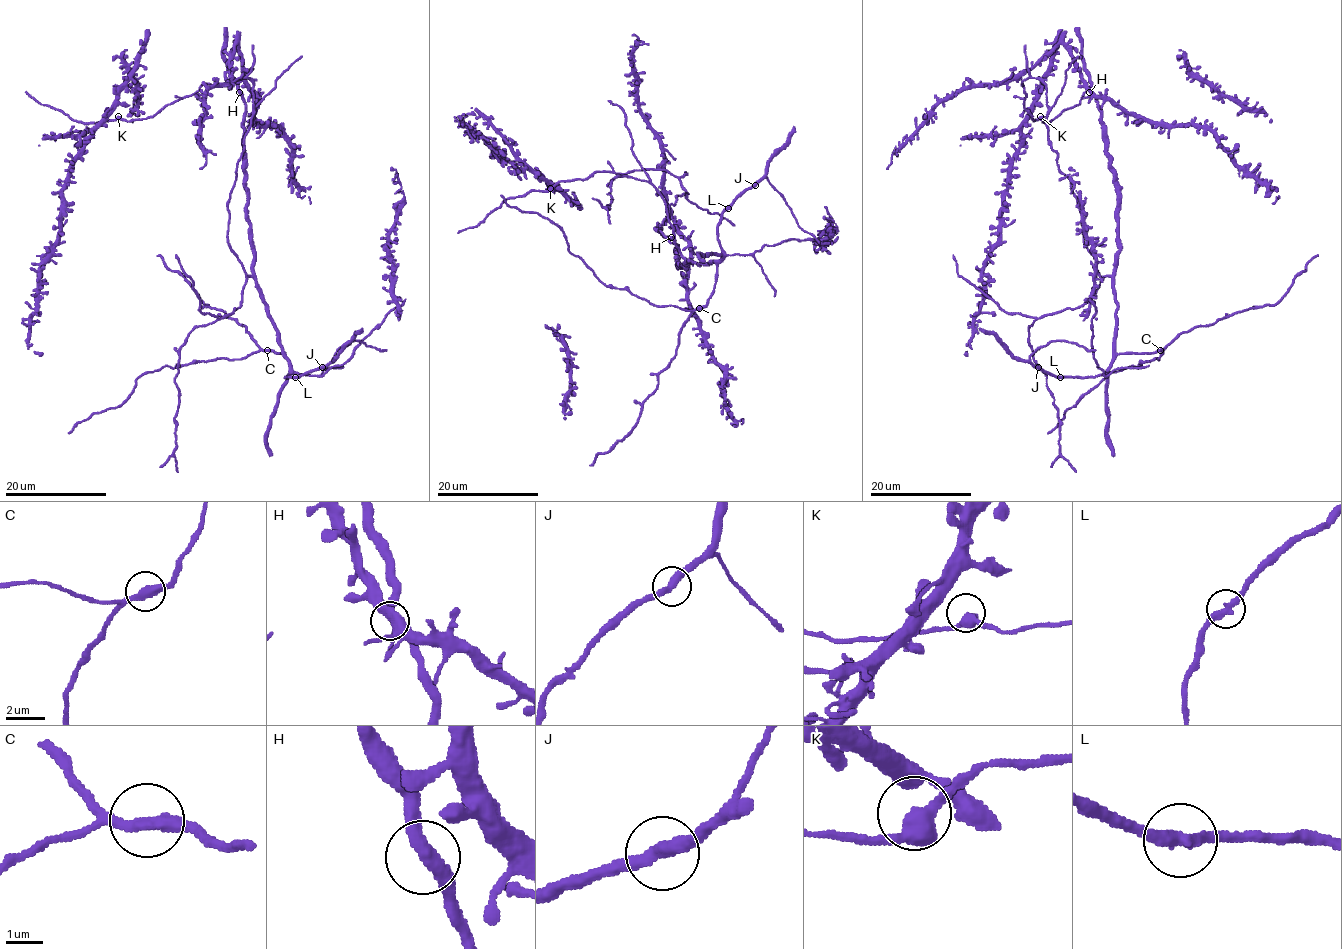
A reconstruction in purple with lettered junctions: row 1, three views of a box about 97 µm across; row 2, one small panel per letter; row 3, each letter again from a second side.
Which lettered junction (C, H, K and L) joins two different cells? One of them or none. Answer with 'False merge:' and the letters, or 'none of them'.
False merge: none of them

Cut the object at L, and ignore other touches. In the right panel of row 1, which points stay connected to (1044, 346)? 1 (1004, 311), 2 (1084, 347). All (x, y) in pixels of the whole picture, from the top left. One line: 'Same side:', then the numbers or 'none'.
Same side: 2

